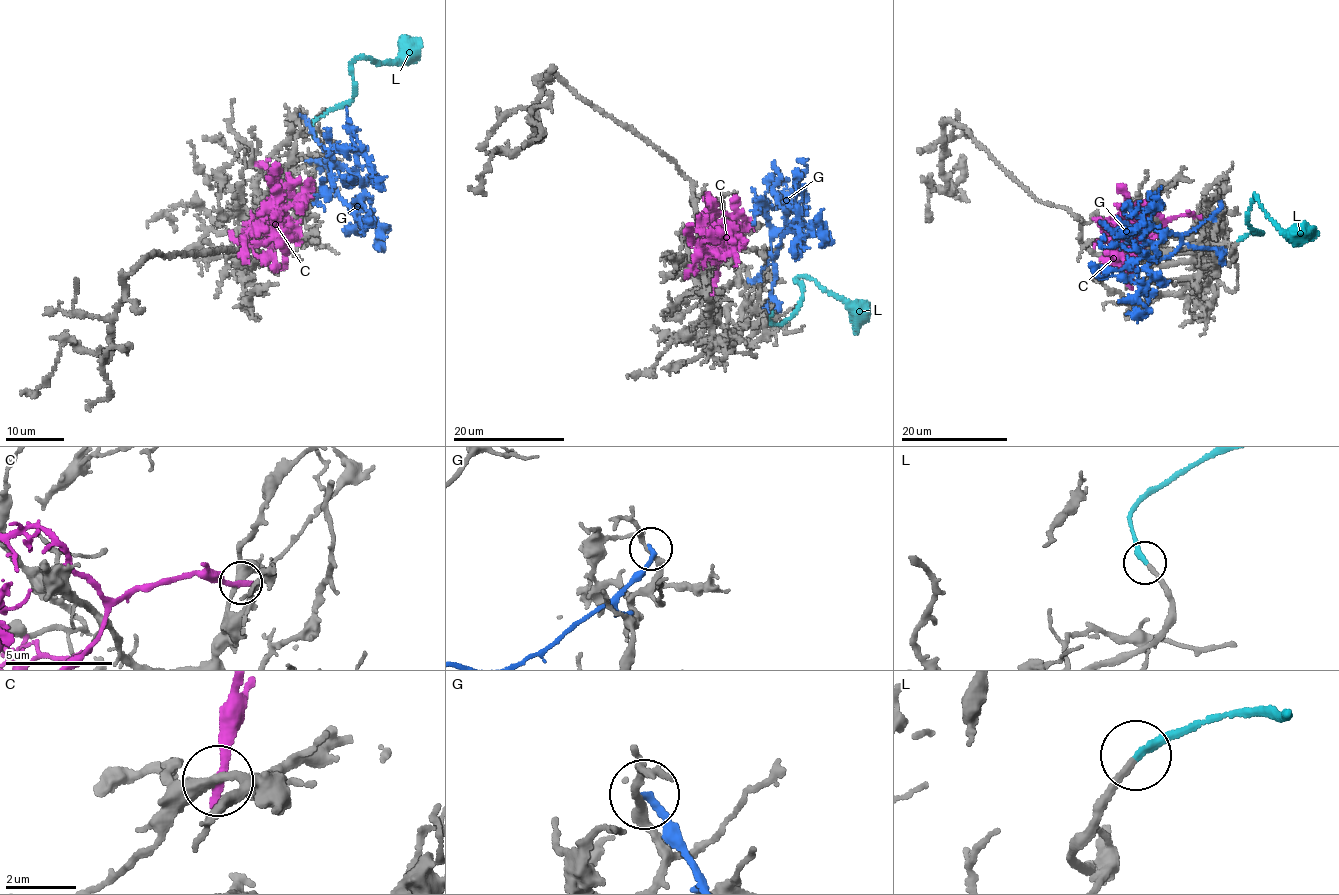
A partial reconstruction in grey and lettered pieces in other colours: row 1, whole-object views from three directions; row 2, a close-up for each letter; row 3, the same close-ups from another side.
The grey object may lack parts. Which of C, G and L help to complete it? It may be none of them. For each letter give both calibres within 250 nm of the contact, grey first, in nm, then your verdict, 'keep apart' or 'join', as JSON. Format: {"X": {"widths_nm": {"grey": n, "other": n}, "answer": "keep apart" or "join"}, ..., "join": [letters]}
{"C": {"widths_nm": {"grey": 340, "other": 320}, "answer": "keep apart"}, "G": {"widths_nm": {"grey": 200, "other": 200}, "answer": "keep apart"}, "L": {"widths_nm": {"grey": 200, "other": 240}, "answer": "join"}, "join": ["L"]}

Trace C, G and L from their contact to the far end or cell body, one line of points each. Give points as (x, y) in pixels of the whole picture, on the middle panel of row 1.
C: (712, 291), (717, 260), (727, 257), (729, 246), (720, 228), (728, 223), (735, 230), (738, 223), (707, 203)
G: (749, 281), (778, 251), (781, 234), (790, 229), (799, 237), (819, 225), (829, 235), (827, 241), (821, 226)
L: (772, 312), (773, 324), (790, 319), (803, 293), (796, 279), (810, 276), (845, 303), (858, 334)

